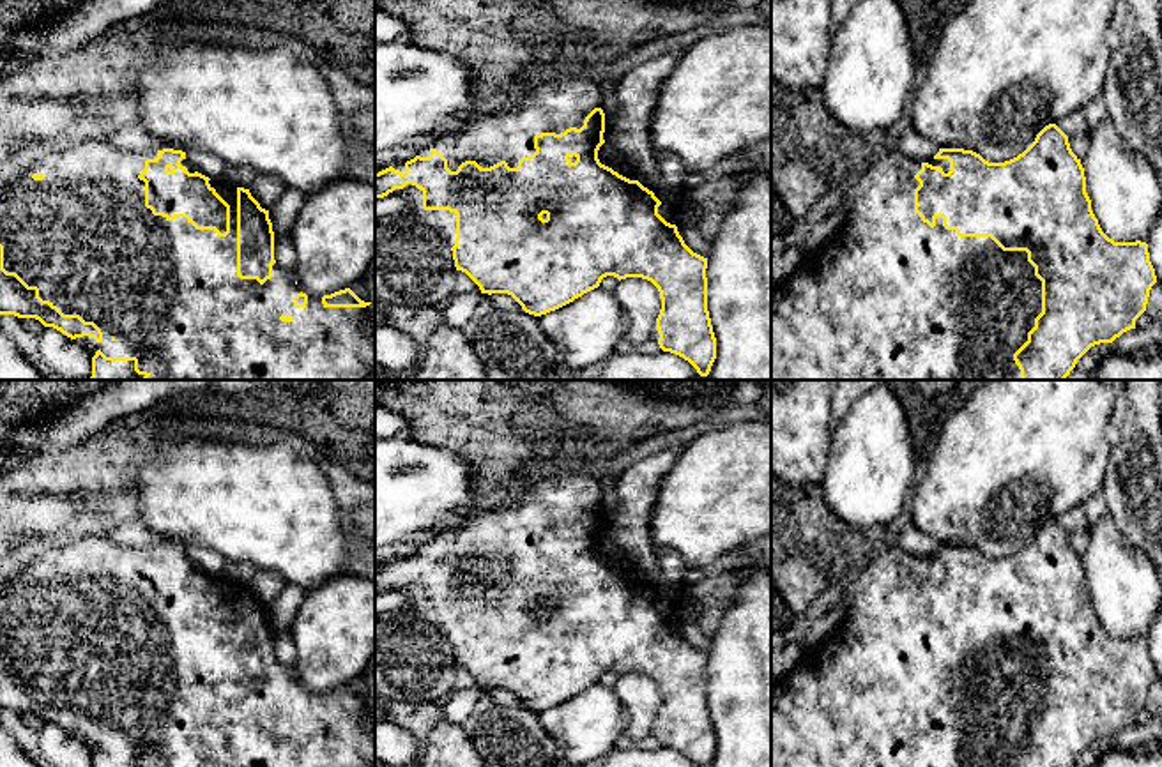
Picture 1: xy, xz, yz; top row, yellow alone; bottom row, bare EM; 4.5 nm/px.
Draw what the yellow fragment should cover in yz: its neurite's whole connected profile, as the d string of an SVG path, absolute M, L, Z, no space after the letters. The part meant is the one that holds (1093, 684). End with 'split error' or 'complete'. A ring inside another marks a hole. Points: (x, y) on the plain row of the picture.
M1056 520L1045 521L1022 550L1005 558L989 558L964 544L939 544L927 558L888 546L863 566L845 594L849 610L842 624L819 645L805 649L796 666L771 686L771 767L1072 767L1091 742L1135 725L1157 679L1146 638L1114 638L1102 627L1081 555Z; split error

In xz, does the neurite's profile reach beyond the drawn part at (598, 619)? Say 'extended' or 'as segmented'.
extended

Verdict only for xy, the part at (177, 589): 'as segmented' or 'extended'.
extended

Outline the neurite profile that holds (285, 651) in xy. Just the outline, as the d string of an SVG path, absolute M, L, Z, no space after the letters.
M274 631L274 656L281 664L295 664L297 649L290 631Z

